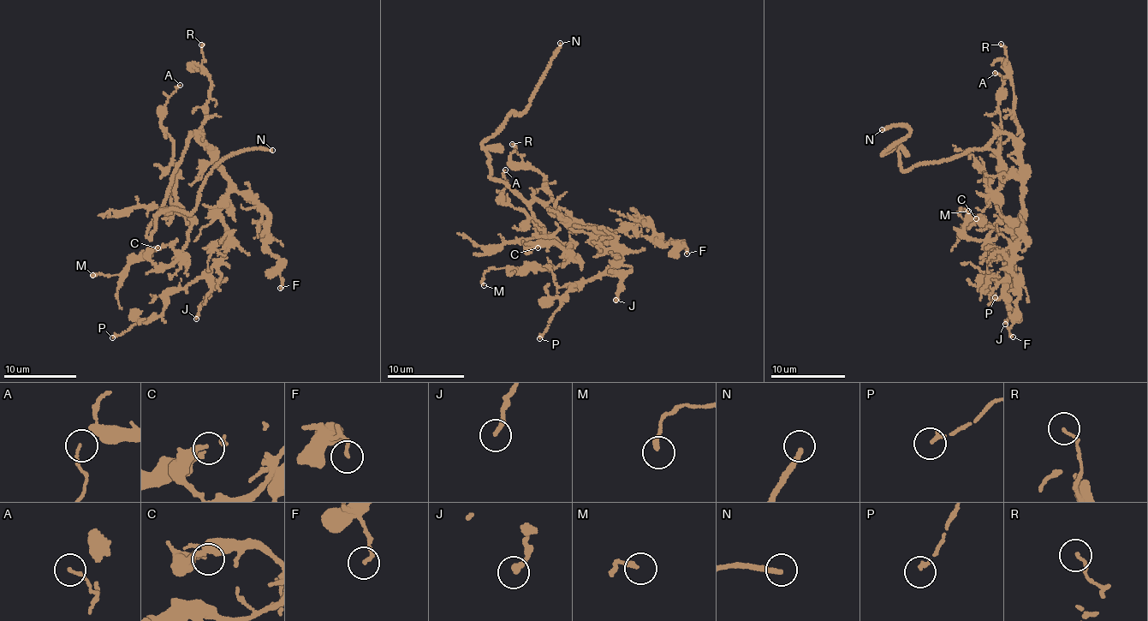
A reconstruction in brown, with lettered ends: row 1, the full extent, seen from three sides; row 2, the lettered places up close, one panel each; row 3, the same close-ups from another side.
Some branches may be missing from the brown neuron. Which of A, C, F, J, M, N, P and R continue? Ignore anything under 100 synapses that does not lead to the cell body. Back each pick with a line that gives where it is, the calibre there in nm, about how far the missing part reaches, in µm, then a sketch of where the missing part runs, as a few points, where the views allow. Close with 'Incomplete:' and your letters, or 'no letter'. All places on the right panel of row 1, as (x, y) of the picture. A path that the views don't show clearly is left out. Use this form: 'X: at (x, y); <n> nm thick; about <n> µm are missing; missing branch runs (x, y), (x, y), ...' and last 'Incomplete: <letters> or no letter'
N: at (882, 129); 220 nm thick; about 15 µm are missing; missing branch runs (882, 129), (871, 132), (836, 128), (820, 118)
Incomplete: N

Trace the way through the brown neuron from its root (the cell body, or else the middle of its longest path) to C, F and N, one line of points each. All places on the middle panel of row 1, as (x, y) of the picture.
C: (537, 200), (531, 206), (533, 217), (548, 240), (571, 247), (566, 252), (553, 243), (538, 247)
F: (537, 200), (551, 213), (609, 233), (647, 220), (662, 243), (676, 240), (681, 248), (686, 245), (687, 253)
N: (537, 200), (527, 201), (490, 177), (483, 145), (511, 110), (520, 113), (529, 107), (560, 43)

